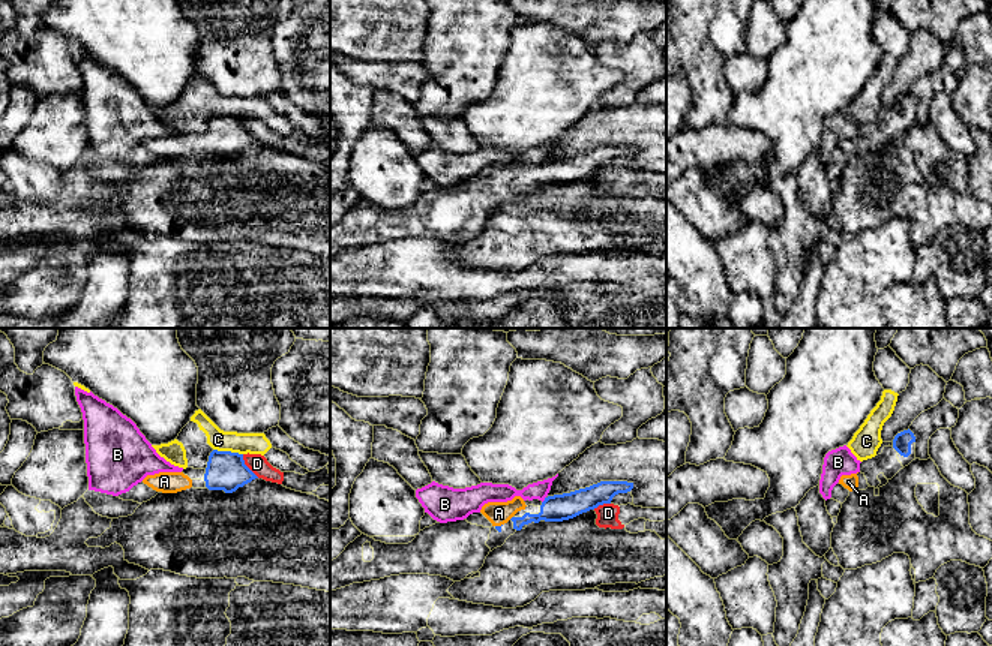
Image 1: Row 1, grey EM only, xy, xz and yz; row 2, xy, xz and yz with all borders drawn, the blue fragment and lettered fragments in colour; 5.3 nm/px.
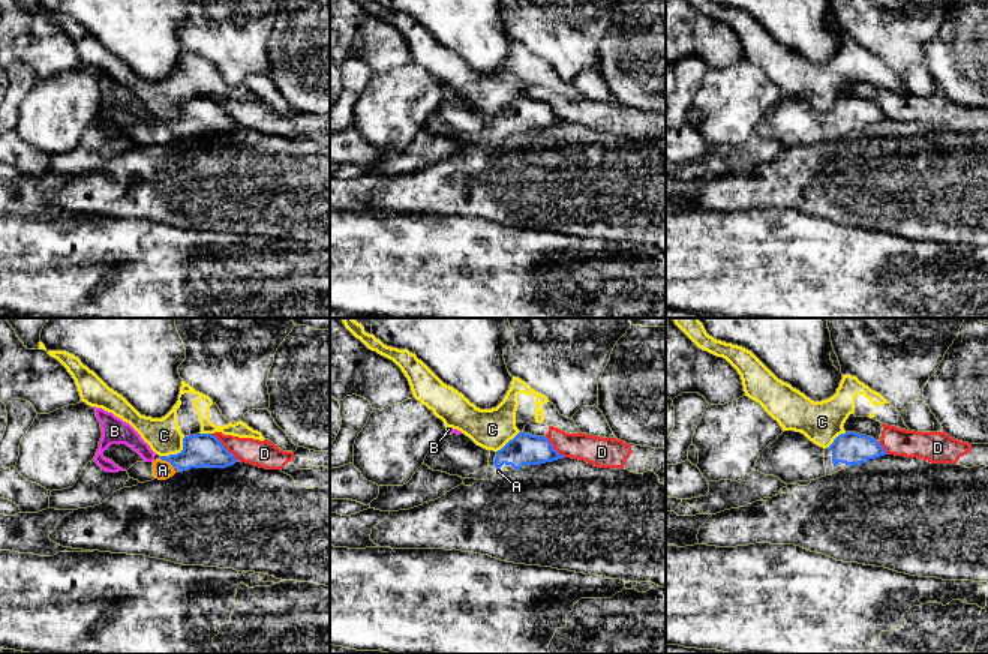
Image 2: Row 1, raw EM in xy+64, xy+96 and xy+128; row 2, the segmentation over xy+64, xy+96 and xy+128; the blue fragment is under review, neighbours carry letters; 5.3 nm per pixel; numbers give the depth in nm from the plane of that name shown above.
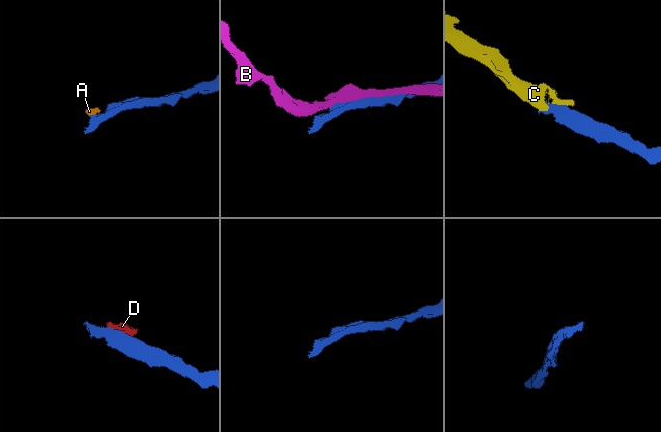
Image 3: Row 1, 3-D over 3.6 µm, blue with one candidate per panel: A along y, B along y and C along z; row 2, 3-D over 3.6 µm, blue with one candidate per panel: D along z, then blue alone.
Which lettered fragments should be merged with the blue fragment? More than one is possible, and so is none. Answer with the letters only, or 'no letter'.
A

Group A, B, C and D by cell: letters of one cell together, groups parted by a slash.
A / B / C / D

